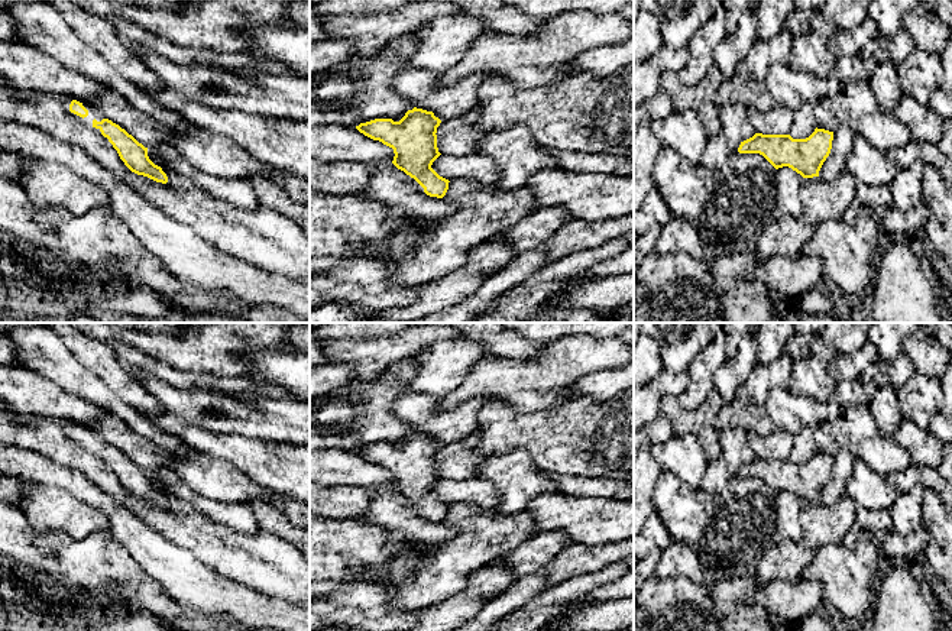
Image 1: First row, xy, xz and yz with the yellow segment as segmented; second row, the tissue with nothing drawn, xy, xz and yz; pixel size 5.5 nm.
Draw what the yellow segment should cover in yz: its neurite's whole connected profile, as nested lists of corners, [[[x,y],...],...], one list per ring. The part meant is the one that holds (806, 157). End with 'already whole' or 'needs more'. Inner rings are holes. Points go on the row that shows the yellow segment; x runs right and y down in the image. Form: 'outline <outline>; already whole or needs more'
outline [[[815,129],[806,139],[790,135],[762,135],[741,142],[739,153],[760,153],[775,169],[789,166],[803,178],[819,177],[819,171],[830,153],[833,132]]]; already whole

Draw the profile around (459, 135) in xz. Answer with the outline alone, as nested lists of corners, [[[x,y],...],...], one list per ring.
[[[467,113],[462,117],[443,120],[437,127],[437,148],[441,155],[472,153],[485,133],[476,127],[477,114]]]

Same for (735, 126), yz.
[[[726,103],[719,109],[719,130],[709,136],[700,165],[718,171],[739,145],[755,135],[749,110],[742,104]]]

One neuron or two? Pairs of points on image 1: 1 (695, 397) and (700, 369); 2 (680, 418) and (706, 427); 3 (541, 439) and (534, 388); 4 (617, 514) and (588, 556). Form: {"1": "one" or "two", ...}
{"1": "one", "2": "one", "3": "two", "4": "two"}

